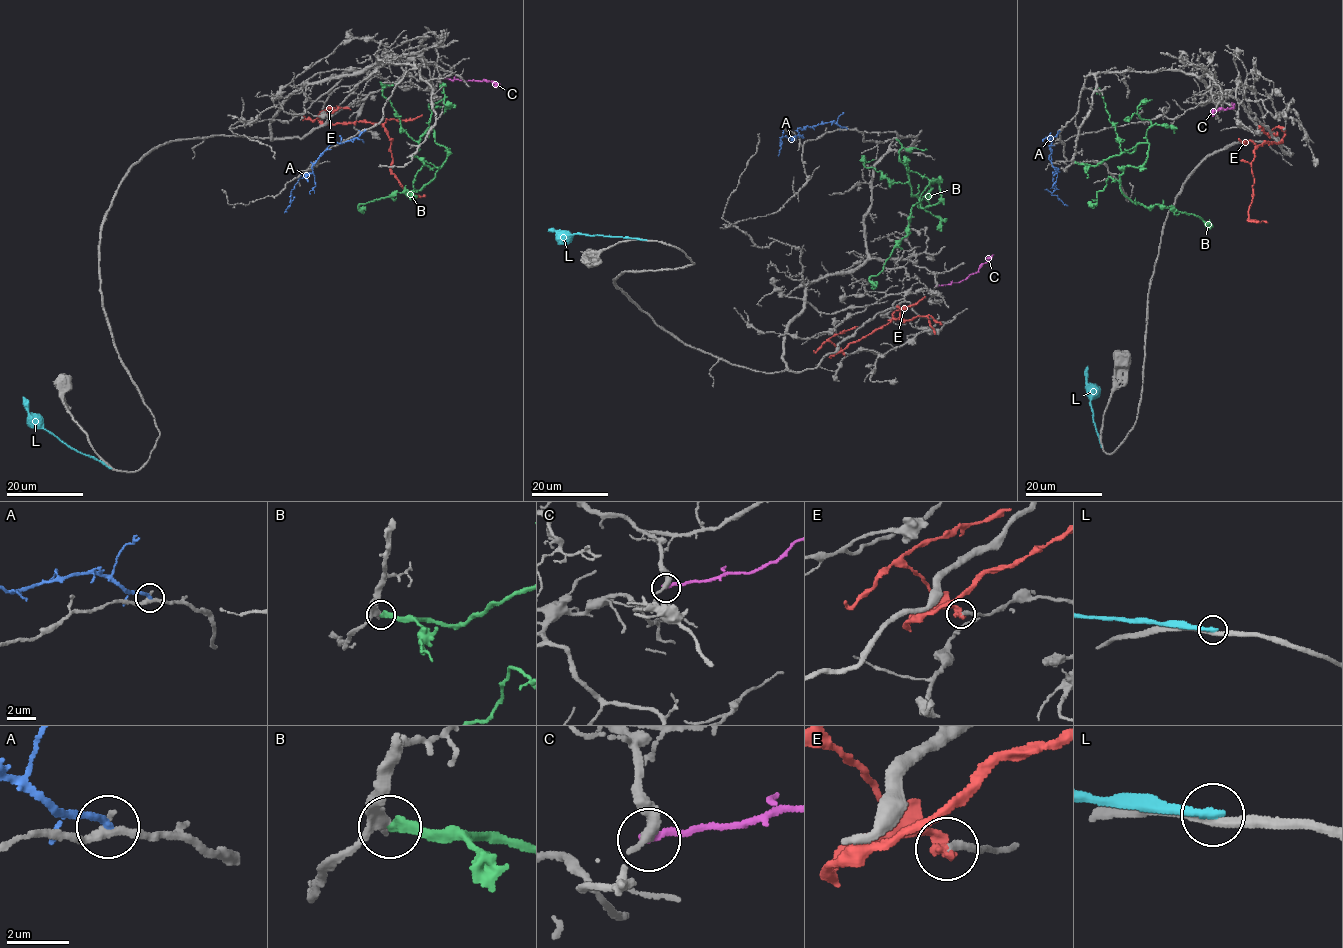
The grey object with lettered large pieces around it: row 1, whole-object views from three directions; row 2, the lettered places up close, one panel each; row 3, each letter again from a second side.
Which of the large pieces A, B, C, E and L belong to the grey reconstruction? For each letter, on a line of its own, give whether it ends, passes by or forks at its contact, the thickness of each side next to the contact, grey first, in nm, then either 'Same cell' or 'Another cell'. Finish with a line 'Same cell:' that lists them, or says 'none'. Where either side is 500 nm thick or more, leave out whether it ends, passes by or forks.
A: It ends there. Thickness 240 nm (grey) against 240 nm. Another cell
B: It ends there. Thickness 340 nm (grey) against 280 nm. Another cell
C: It ends there. Thickness 420 nm (grey) against 220 nm. Another cell
E: It ends there. Thickness 280 nm (grey) against 280 nm. Another cell
L: It ends there. Thickness 320 nm (grey) against 280 nm. Another cell
Same cell: none

